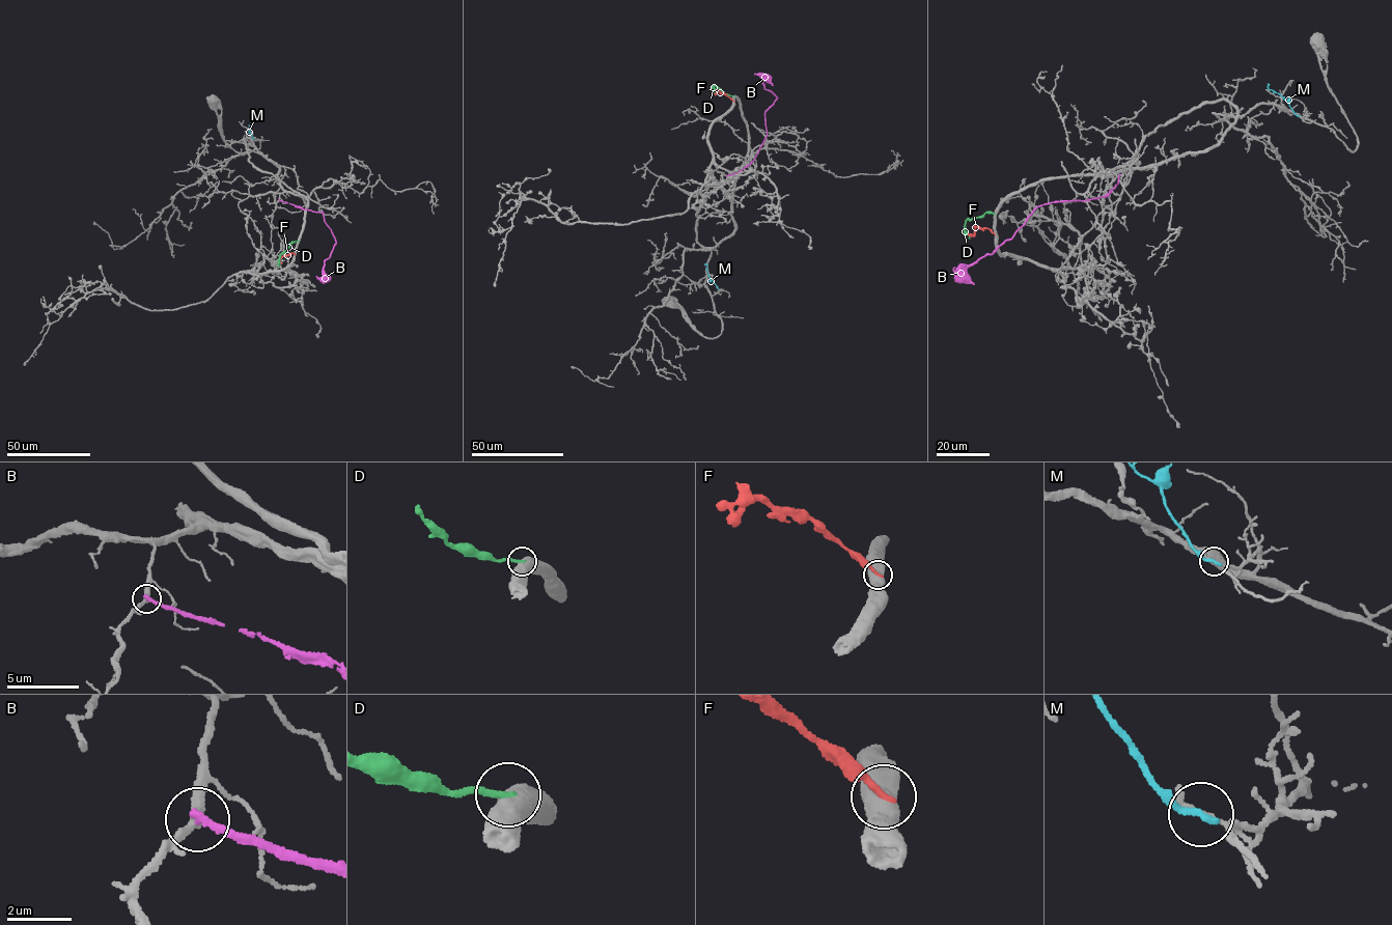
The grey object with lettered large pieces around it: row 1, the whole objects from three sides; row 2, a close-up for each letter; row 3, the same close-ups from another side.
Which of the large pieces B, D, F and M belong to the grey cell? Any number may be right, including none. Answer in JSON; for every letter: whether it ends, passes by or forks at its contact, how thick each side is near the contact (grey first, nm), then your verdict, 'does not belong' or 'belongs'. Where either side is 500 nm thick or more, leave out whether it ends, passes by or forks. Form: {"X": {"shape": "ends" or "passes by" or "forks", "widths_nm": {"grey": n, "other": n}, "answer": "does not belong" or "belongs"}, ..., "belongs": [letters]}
{"B": {"shape": "ends", "widths_nm": {"grey": 320, "other": 260}, "answer": "does not belong"}, "D": {"widths_nm": {"grey": 550, "other": 240}, "answer": "does not belong"}, "F": {"widths_nm": {"grey": 550, "other": 220}, "answer": "does not belong"}, "M": {"shape": "ends", "widths_nm": {"grey": 110, "other": 240}, "answer": "does not belong"}, "belongs": []}

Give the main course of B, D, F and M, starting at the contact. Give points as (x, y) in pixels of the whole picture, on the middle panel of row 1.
B: (727, 176), (741, 170), (757, 153), (767, 135), (764, 112), (777, 97), (764, 88), (761, 78), (754, 74)
D: (733, 95), (713, 85), (713, 92)
F: (733, 101), (725, 94), (715, 93), (717, 89)
M: (718, 288), (704, 263)

